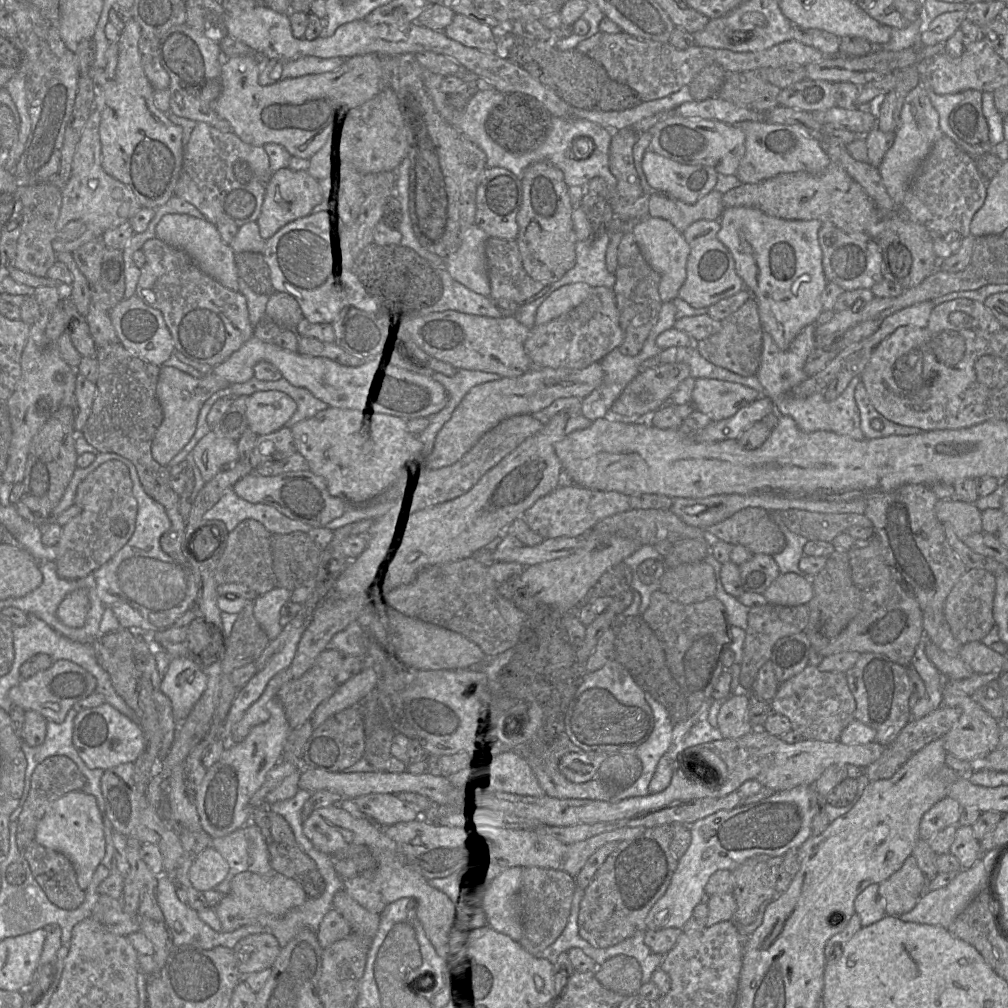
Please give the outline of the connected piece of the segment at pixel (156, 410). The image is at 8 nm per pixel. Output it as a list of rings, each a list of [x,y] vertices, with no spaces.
[[[120,342],[98,346],[98,377],[91,414],[80,433],[100,453],[116,453],[130,460],[144,491],[160,503],[171,521],[171,527],[160,538],[162,550],[177,563],[187,566],[181,549],[186,521],[179,512],[179,495],[170,486],[170,473],[152,456],[155,434],[163,421],[163,412],[156,396],[160,366],[143,361],[127,351]]]

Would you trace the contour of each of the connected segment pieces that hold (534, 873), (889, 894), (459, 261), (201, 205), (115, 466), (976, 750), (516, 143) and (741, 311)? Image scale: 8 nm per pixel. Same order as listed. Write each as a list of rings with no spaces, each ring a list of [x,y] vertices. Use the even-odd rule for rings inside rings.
[[[540,867],[523,868],[519,889],[523,933],[518,943],[528,953],[539,956],[561,935],[570,915],[575,889],[575,879],[563,870]]]
[[[910,855],[902,868],[879,884],[879,894],[886,900],[886,915],[899,917],[910,912],[927,890],[928,879]]]
[[[477,225],[465,235],[457,251],[445,259],[445,266],[453,279],[483,296],[490,296],[485,246],[489,236]]]
[[[197,122],[184,146],[175,195],[194,205],[214,225],[233,223],[240,227],[257,220],[271,172],[268,155],[262,146],[245,143],[232,131],[223,132],[208,123]]]
[[[118,460],[101,464],[78,485],[74,504],[81,508],[81,512],[62,526],[62,533],[57,543],[55,562],[60,578],[78,580],[86,577],[111,559],[128,542],[135,530],[138,509],[132,487],[133,483],[127,466]]]
[[[943,677],[942,706],[959,708],[961,716],[953,727],[942,737],[947,753],[961,761],[972,762],[992,752],[999,741],[998,720],[985,711],[971,696],[950,693],[950,680]]]
[[[513,92],[505,94],[504,100],[489,113],[485,130],[489,137],[510,153],[522,154],[541,146],[551,132],[552,115],[547,108],[534,97]]]
[[[755,298],[748,299],[737,311],[721,321],[721,330],[696,344],[710,363],[743,377],[756,376],[763,351],[763,329]]]

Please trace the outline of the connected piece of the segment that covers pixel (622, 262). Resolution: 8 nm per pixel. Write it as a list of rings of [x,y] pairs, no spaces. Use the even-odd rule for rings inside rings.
[[[632,232],[623,235],[618,248],[618,266],[613,292],[619,313],[619,324],[623,334],[619,350],[627,356],[640,353],[644,343],[656,325],[663,302],[659,295],[659,274],[647,263]]]

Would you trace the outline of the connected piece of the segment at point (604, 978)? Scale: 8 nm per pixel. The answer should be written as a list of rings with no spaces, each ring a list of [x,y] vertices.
[[[624,954],[616,955],[598,966],[595,977],[603,987],[623,996],[638,994],[643,984],[639,962]]]

